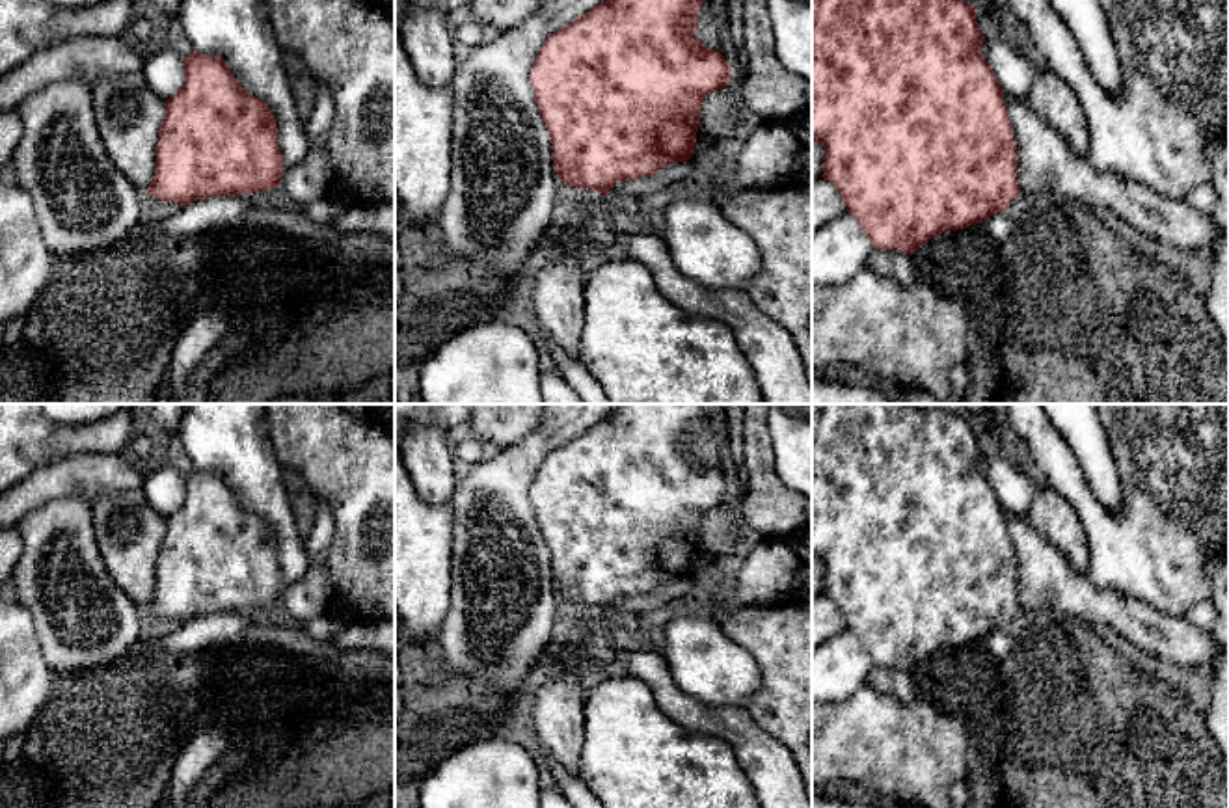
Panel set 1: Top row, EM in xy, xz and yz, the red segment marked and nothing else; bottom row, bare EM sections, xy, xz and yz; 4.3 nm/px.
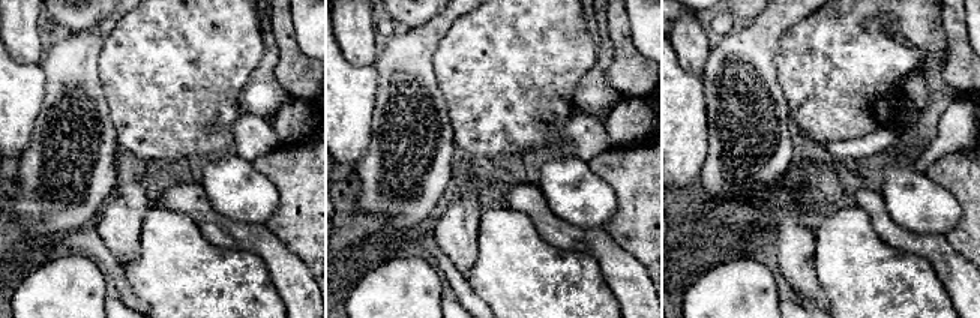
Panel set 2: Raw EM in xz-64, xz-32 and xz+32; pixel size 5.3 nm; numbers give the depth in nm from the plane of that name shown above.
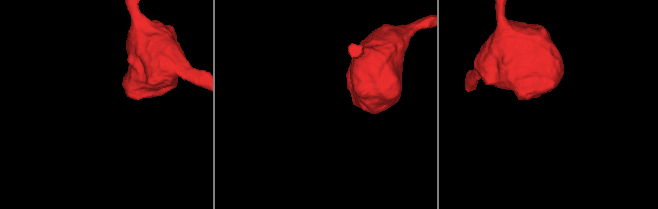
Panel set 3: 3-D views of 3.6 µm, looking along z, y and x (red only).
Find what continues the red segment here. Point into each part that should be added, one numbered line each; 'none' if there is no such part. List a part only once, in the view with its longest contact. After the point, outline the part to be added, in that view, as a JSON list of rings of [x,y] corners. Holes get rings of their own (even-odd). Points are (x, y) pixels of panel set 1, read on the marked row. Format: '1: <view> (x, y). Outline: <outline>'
none

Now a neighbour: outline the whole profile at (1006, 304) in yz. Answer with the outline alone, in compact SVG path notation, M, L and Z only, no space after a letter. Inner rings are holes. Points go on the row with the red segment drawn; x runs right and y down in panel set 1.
M1020 192L1006 212L1013 222L1013 231L998 248L1002 263L1000 348L1004 352L1000 404L1229 404L1229 344L1209 315L1207 298L1188 290L1175 270L1140 255L1084 203L1067 195Z

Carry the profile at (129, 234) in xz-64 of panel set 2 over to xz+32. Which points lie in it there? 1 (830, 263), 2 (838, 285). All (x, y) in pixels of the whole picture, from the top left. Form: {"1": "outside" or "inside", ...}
{"1": "outside", "2": "outside"}

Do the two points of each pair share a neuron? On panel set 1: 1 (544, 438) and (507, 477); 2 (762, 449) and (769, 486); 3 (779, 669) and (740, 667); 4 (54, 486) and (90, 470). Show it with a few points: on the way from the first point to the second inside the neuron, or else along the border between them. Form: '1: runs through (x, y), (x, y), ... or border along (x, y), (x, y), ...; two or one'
1: runs through (535, 447), (514, 468); one
2: runs through (762, 458), (762, 477); one
3: border along (725, 635), (760, 673), (760, 687), (745, 706); two
4: runs through (64, 477), (81, 475); one

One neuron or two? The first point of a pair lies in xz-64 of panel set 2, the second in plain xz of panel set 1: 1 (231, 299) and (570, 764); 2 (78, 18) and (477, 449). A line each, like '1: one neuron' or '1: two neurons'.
1: two neurons
2: two neurons

